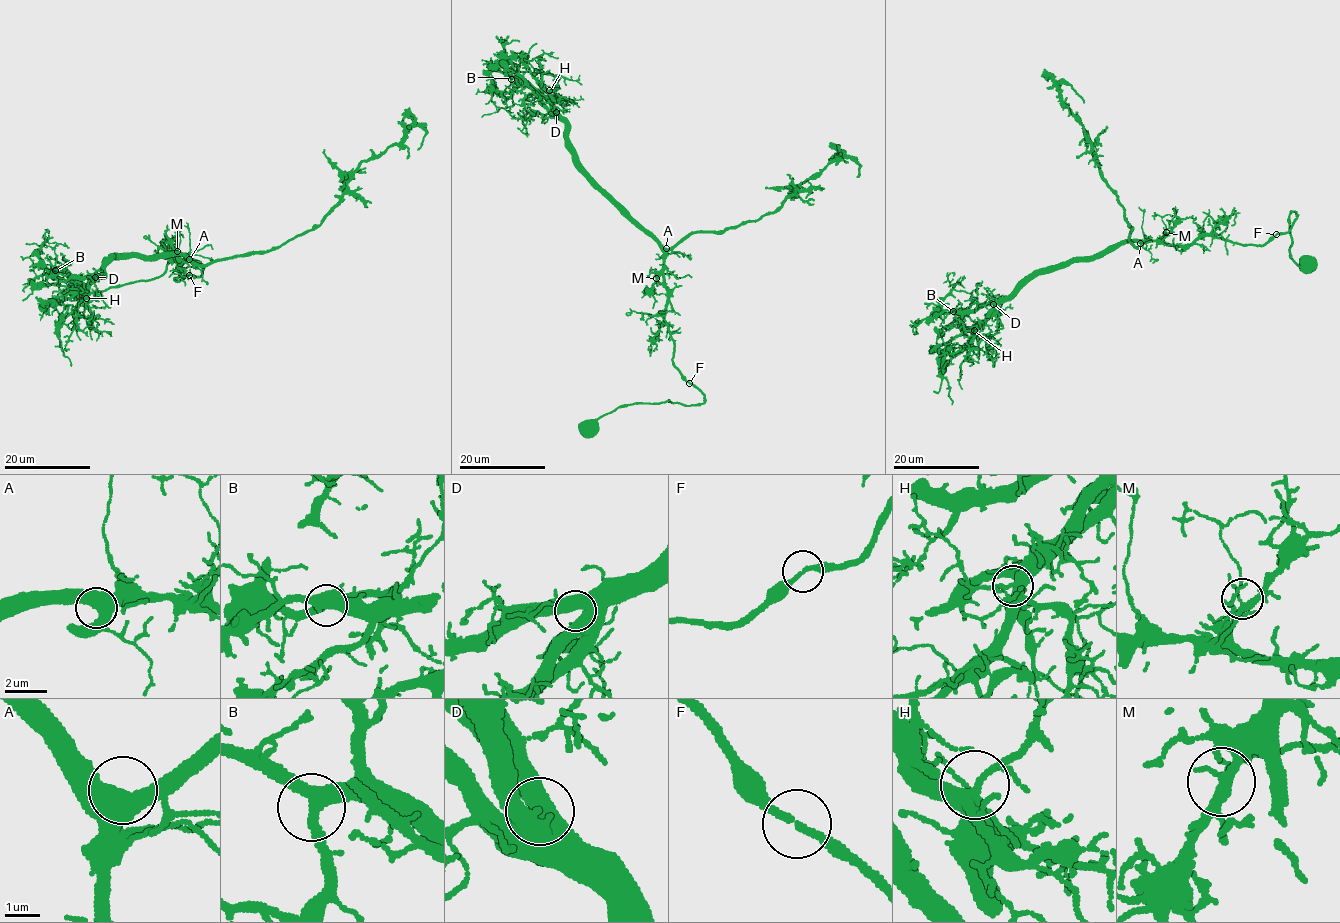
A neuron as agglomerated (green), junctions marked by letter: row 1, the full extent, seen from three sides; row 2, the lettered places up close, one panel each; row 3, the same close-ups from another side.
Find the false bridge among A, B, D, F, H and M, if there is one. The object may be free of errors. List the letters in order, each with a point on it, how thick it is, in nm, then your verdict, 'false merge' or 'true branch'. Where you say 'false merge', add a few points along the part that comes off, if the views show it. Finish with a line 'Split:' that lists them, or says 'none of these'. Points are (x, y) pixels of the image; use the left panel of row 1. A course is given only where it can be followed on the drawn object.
A: at (189, 259); 550 nm thick; true branch
B: at (55, 270); 360 nm thick; true branch
D: at (95, 277); 440 nm thick; true branch
F: at (189, 275); 200 nm thick; true branch
H: at (86, 298); 400 nm thick; true branch
M: at (177, 251); 240 nm thick; true branch
Split: none of these

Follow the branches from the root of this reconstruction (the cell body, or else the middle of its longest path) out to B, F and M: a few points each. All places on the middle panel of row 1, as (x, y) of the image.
B: (590, 427), (629, 404), (705, 398), (672, 361), (664, 250), (583, 168), (547, 101), (511, 79)
F: (590, 427), (604, 415), (629, 404), (657, 404), (668, 400), (698, 405), (705, 398), (689, 382)
M: (590, 427), (629, 404), (704, 401), (672, 361), (673, 339), (664, 321), (666, 286), (664, 277), (656, 278)

